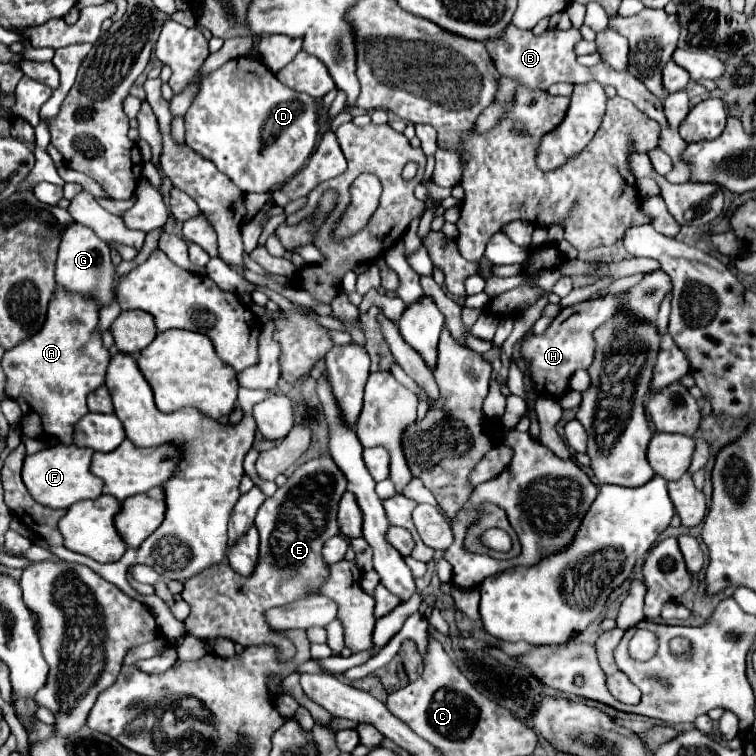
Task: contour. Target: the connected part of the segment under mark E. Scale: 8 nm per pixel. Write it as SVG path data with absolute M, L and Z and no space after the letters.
M330 452L298 466L286 484L264 500L256 514L254 526L260 532L260 560L254 574L244 578L236 574L228 562L220 562L184 582L182 598L190 606L190 616L184 622L186 632L204 640L224 636L242 646L270 644L276 648L280 662L290 660L296 654L292 642L274 634L262 614L272 606L284 606L304 598L322 586L328 564L322 560L320 548L324 540L340 534L336 514L344 492L346 478L342 478L342 472L334 466Z

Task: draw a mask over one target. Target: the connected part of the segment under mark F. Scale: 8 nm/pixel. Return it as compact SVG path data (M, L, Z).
M56 444L48 446L36 454L24 458L22 482L26 484L30 496L48 508L70 508L80 500L94 500L102 494L102 482L90 474L90 460L94 450L78 448L74 444Z

